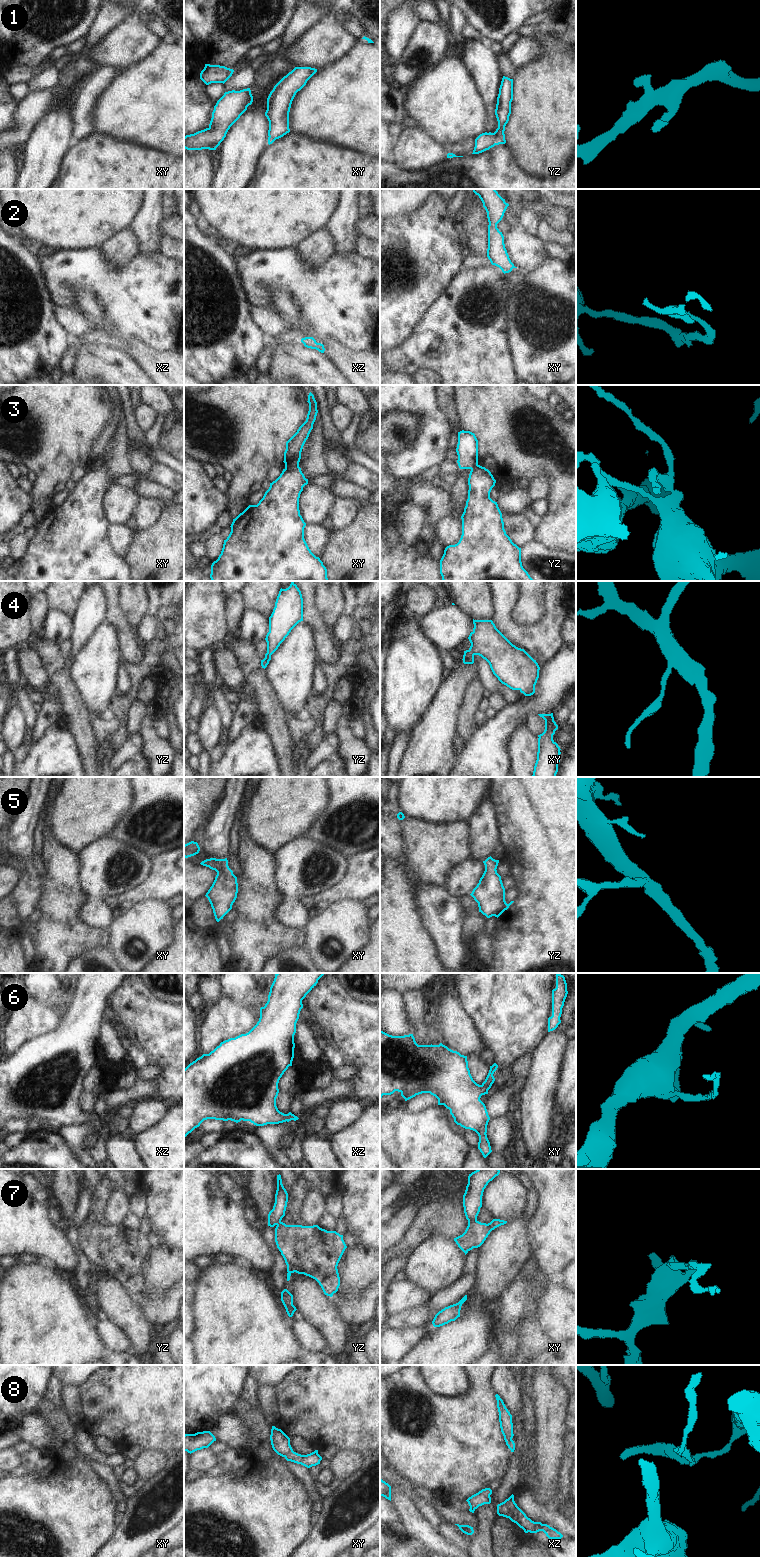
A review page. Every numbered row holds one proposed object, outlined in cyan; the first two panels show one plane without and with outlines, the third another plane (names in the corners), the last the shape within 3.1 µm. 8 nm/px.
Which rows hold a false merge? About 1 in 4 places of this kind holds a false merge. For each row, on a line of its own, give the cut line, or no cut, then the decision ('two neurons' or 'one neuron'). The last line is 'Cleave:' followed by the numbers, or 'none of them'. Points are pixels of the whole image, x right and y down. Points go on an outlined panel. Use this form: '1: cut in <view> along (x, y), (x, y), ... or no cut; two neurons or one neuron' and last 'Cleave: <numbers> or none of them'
1: no cut; one neuron
2: no cut; one neuron
3: cut in xy along (298, 465), (285, 469); two neurons
4: no cut; one neuron
5: no cut; one neuron
6: no cut; one neuron
7: cut in xy along (476, 1219), (468, 1222); two neurons
8: no cut; one neuron
Cleave: 3, 7

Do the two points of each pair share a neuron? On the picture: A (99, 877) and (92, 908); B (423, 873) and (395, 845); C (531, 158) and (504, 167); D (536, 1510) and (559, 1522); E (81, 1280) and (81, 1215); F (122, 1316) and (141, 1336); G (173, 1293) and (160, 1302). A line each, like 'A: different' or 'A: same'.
A: different
B: different
C: different
D: same
E: same
F: same
G: same

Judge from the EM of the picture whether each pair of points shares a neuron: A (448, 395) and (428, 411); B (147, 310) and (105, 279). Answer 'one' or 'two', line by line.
A: two
B: one

